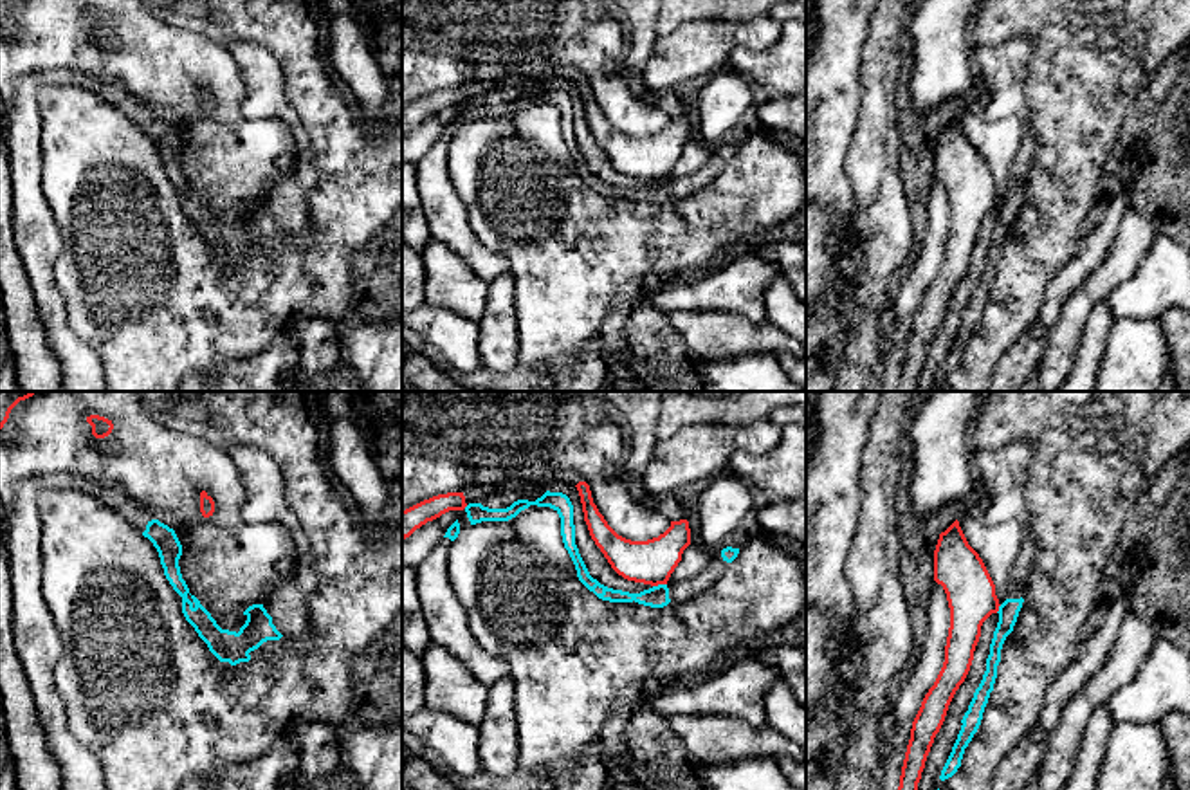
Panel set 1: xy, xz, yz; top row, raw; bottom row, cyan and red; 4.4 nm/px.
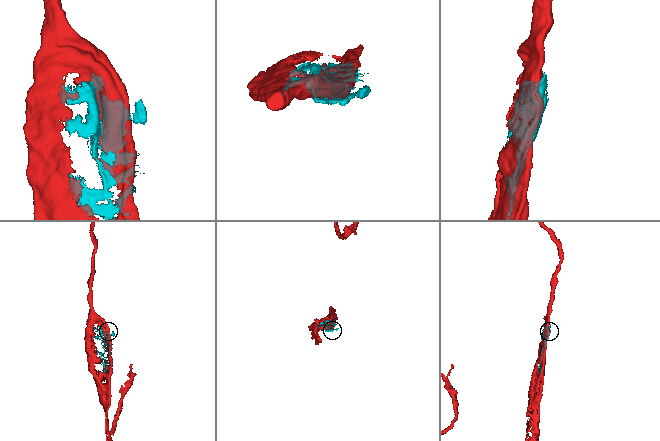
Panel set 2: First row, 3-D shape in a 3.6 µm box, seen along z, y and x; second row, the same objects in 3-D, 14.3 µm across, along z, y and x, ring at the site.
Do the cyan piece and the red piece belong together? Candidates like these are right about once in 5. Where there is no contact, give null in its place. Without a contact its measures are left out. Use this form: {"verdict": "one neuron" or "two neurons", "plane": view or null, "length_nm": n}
{"verdict": "two neurons", "plane": "xz", "length_nm": 70}

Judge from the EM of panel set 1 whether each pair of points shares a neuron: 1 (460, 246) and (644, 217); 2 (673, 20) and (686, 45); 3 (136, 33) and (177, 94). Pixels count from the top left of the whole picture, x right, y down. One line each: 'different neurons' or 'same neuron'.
1: different neurons
2: different neurons
3: same neuron

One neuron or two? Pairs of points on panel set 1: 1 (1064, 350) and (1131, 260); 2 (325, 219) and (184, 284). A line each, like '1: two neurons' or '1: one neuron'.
1: one neuron
2: one neuron

